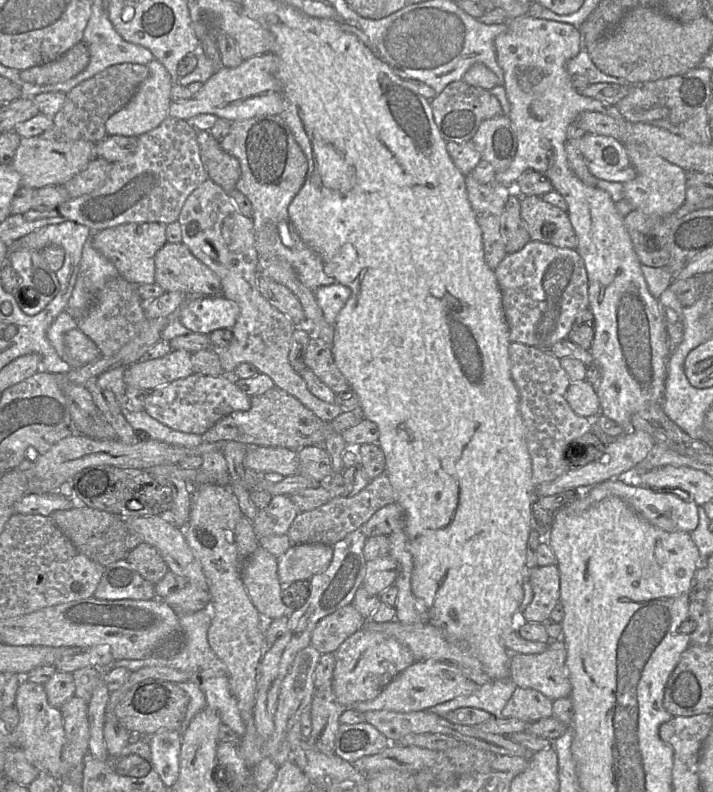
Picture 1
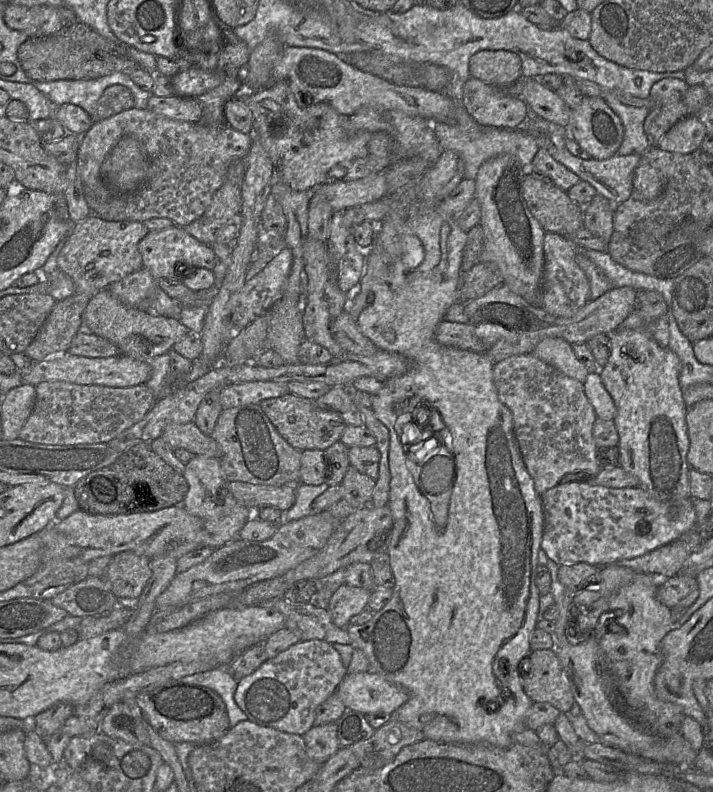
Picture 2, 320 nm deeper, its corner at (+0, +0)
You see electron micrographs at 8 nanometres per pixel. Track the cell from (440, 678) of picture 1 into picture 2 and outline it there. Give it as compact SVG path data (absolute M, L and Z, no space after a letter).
M370 671L347 673L335 693L347 710L363 715L373 713L392 715L409 698L405 689Z

